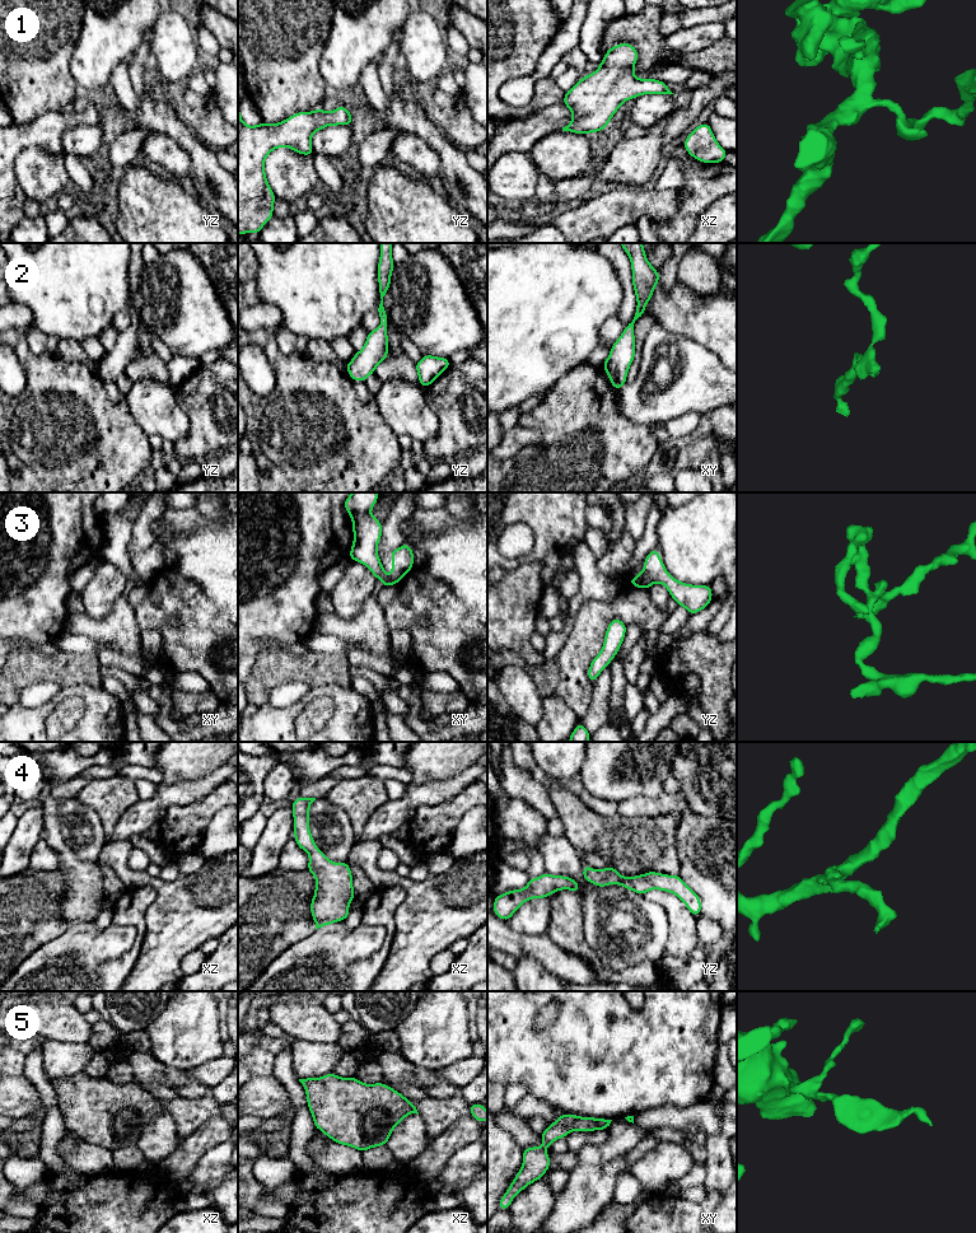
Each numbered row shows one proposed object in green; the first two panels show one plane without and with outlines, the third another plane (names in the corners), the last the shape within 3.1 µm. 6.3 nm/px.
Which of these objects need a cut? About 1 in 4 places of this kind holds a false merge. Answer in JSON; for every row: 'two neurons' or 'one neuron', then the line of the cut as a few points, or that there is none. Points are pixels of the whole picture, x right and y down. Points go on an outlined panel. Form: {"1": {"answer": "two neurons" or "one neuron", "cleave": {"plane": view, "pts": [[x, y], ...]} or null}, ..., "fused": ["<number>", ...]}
{"1": {"answer": "one neuron", "cleave": null}, "2": {"answer": "one neuron", "cleave": null}, "3": {"answer": "two neurons", "cleave": {"plane": "yz", "pts": [[643, 570], [653, 582]]}}, "4": {"answer": "one neuron", "cleave": null}, "5": {"answer": "one neuron", "cleave": null}, "fused": ["3"]}

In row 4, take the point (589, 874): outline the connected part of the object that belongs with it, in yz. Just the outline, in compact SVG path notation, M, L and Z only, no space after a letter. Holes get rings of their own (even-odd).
M584 864L583 877L587 882L590 882L597 887L607 887L611 883L616 883L643 896L650 889L667 891L682 900L695 917L701 914L700 897L681 879L680 875L648 872L641 875L622 877L612 867L596 870Z

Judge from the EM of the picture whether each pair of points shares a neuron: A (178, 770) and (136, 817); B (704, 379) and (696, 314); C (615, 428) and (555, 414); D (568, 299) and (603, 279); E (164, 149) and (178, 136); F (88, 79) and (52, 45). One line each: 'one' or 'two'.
A: two
B: two
C: one
D: one
E: two
F: two

